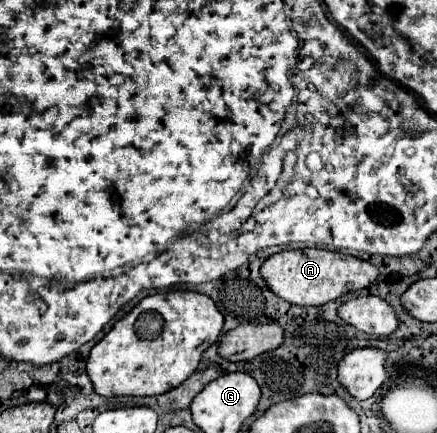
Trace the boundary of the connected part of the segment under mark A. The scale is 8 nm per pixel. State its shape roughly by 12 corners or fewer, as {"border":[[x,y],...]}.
{"border":[[283,250],[261,266],[297,306],[369,288],[379,270],[323,250]]}

